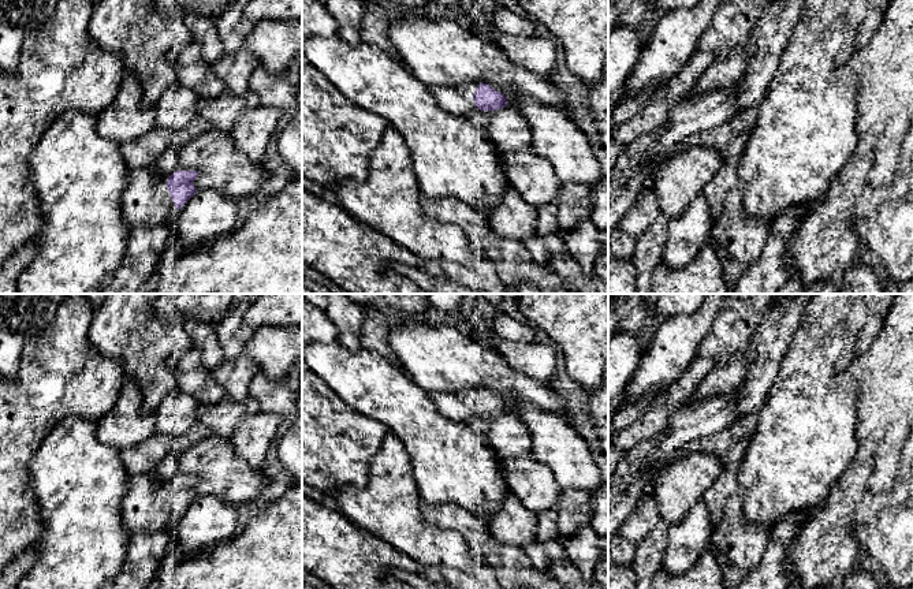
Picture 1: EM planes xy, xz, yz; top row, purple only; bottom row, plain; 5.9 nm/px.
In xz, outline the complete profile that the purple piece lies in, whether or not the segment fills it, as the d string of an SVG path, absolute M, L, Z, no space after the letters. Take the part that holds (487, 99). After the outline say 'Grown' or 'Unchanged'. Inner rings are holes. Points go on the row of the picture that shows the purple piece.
M487 83L433 85L429 92L440 108L458 116L473 109L498 111L507 107L506 96Z. Grown

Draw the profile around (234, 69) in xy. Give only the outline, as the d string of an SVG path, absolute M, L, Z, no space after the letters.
M241 48L236 52L223 52L221 56L213 63L213 72L224 83L224 90L236 96L241 96L249 90L249 78L253 71L260 66L257 56Z

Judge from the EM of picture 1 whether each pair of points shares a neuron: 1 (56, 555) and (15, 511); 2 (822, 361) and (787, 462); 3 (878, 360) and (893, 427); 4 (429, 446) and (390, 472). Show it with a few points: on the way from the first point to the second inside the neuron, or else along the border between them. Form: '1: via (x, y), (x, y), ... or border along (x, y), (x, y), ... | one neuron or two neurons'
1: border along (37, 502), (40, 532), (29, 547) | two neurons
2: via (807, 386), (805, 437) | one neuron
3: via (891, 376), (891, 410) | one neuron
4: border along (391, 432), (405, 448), (417, 491) | two neurons

